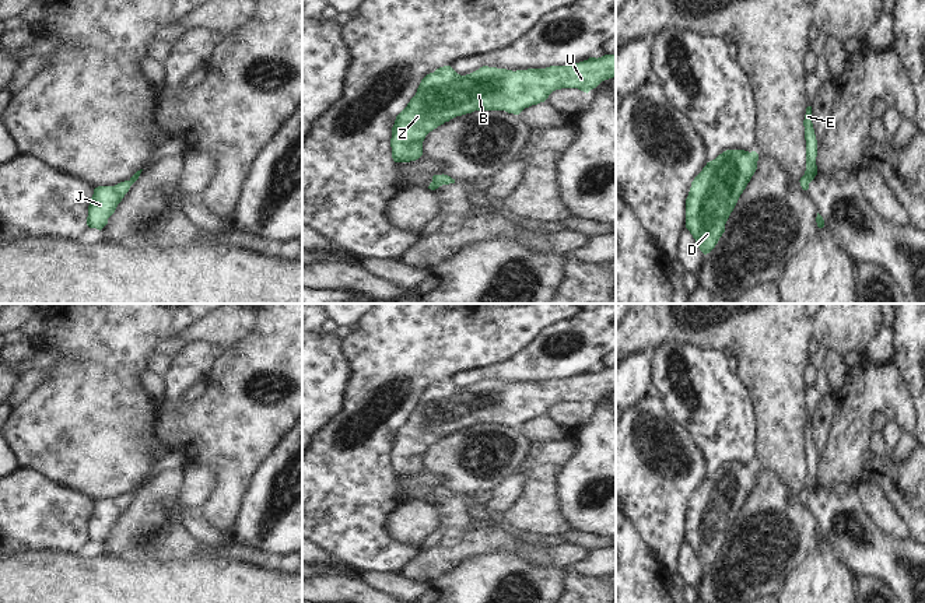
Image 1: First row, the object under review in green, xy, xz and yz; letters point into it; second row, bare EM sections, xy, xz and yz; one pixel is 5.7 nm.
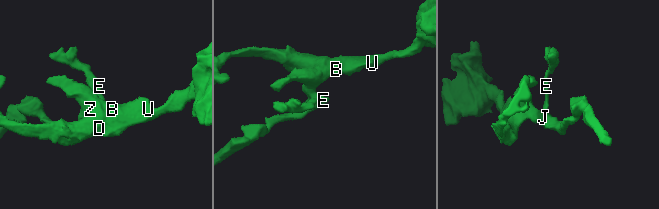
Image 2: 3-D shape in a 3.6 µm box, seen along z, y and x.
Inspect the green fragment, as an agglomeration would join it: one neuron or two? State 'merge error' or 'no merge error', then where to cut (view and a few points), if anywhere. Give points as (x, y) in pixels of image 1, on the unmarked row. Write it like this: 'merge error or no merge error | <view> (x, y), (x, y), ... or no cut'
no merge error | no cut

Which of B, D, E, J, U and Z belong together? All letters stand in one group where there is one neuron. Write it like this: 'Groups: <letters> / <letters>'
Groups: B D E J U Z

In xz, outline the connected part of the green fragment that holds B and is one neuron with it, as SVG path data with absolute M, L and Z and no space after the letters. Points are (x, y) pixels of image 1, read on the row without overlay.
M616 368L516 385L483 379L466 389L451 379L439 381L421 393L416 409L396 430L392 471L395 476L418 473L425 449L456 430L474 424L519 428L525 421L544 416L556 403L578 402L588 407L614 389Z

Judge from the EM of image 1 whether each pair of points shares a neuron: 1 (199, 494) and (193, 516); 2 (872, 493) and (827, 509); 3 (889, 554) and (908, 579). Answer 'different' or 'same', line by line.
1: different
2: different
3: same

